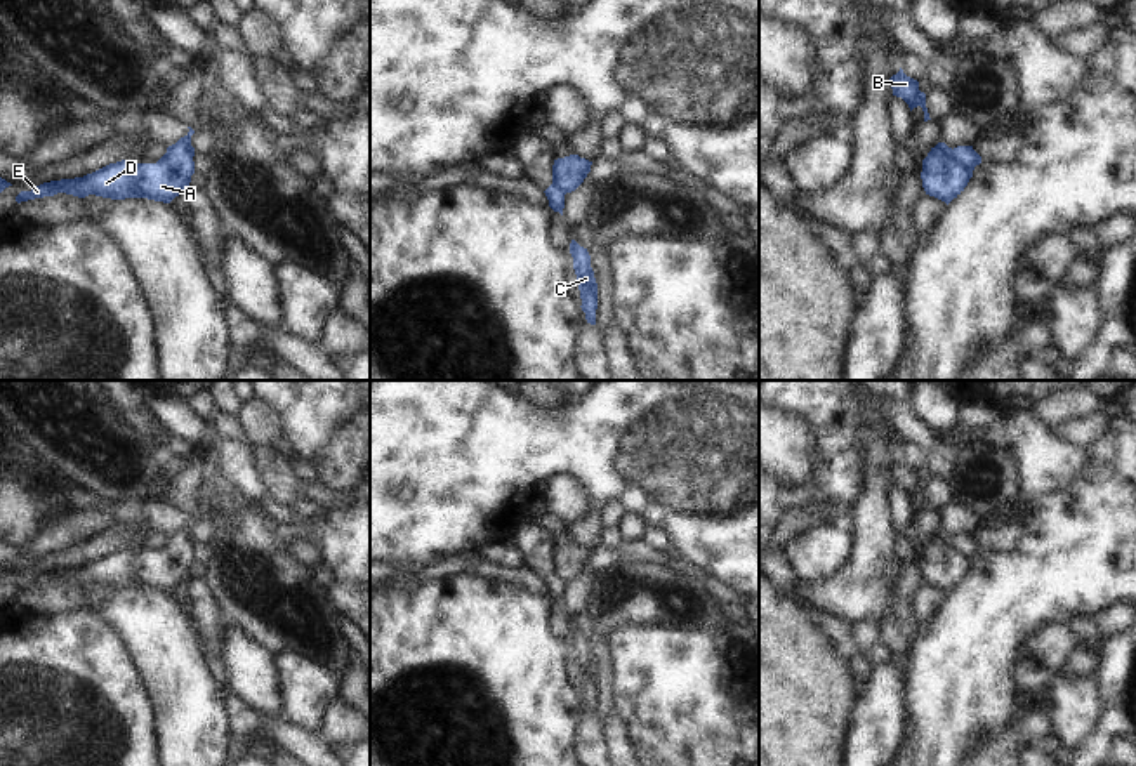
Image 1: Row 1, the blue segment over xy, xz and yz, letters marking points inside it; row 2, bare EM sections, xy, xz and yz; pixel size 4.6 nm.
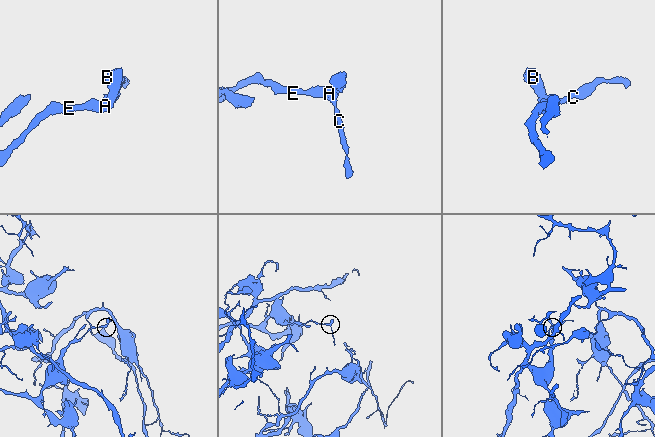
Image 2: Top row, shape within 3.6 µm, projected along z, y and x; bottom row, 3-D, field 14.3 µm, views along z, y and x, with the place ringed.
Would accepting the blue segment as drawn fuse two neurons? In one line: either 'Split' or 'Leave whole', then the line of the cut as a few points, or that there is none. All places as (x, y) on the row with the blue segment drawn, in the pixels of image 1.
Split. Split along yz (952, 150), (971, 172).

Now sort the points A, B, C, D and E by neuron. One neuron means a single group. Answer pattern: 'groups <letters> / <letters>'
groups A B D E / C

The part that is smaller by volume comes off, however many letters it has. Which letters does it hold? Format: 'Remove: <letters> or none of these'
Remove: C

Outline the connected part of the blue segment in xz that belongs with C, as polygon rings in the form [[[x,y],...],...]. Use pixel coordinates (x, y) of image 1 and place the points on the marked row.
[[[575,240],[570,243],[570,254],[573,257],[573,269],[578,280],[578,290],[582,299],[582,311],[591,325],[596,325],[598,309],[598,283],[591,267],[591,255],[587,248],[580,247]]]

